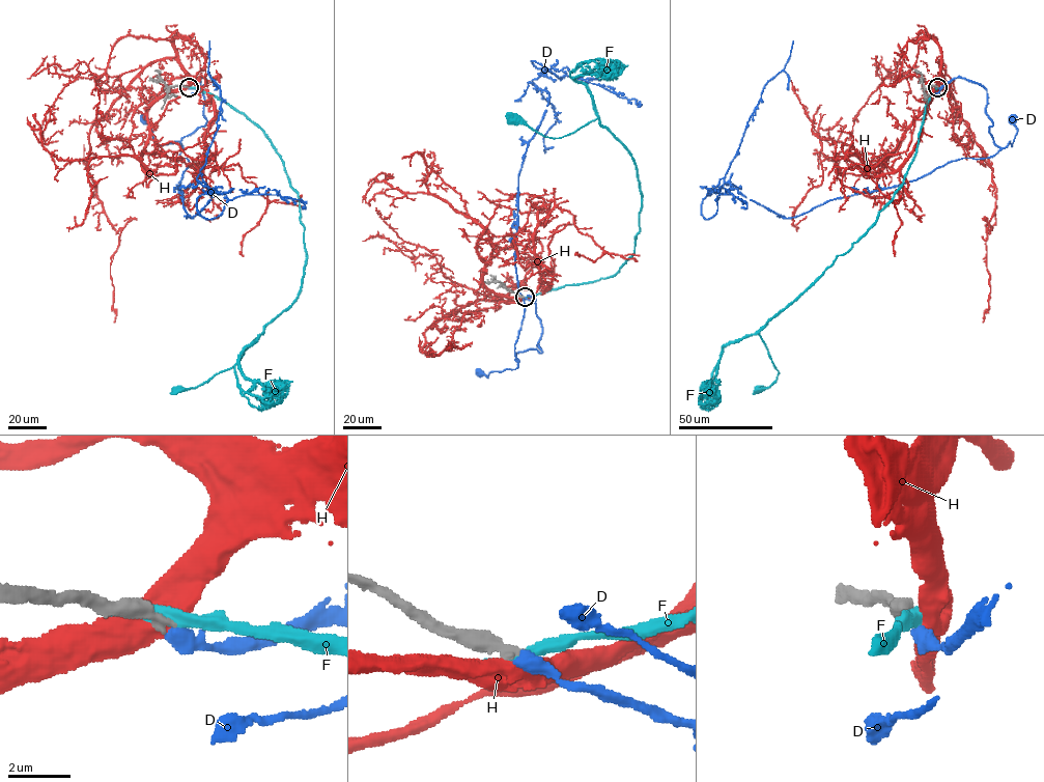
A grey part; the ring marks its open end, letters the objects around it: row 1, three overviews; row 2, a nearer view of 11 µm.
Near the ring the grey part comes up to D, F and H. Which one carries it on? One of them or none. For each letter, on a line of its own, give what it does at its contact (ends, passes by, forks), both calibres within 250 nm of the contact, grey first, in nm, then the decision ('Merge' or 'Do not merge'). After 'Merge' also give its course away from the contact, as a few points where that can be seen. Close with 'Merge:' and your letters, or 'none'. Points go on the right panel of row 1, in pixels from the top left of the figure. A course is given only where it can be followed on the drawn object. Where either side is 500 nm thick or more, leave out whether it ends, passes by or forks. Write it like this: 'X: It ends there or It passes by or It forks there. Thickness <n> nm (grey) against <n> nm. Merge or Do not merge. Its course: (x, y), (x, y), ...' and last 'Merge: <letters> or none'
D: Thickness 280 nm (grey) against 550 nm. Merge. Its course: (937, 87), (960, 77), (983, 86), (989, 132), (1002, 148), (1011, 146), (1017, 132), (1012, 119)
F: It passes by. Thickness 400 nm (grey) against 400 nm. Do not merge
H: Thickness 400 nm (grey) against 550 nm. Do not merge
Merge: D

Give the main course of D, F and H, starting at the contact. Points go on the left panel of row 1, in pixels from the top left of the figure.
D: (189, 87), (205, 78), (206, 123), (182, 138), (182, 148), (177, 141), (158, 146), (145, 119)
F: (188, 87), (221, 99), (262, 130), (299, 197), (306, 263), (295, 299), (234, 365), (195, 387), (177, 388)
H: (188, 87), (191, 76), (175, 59), (153, 60), (89, 133), (87, 171), (121, 229), (111, 258), (114, 322)

